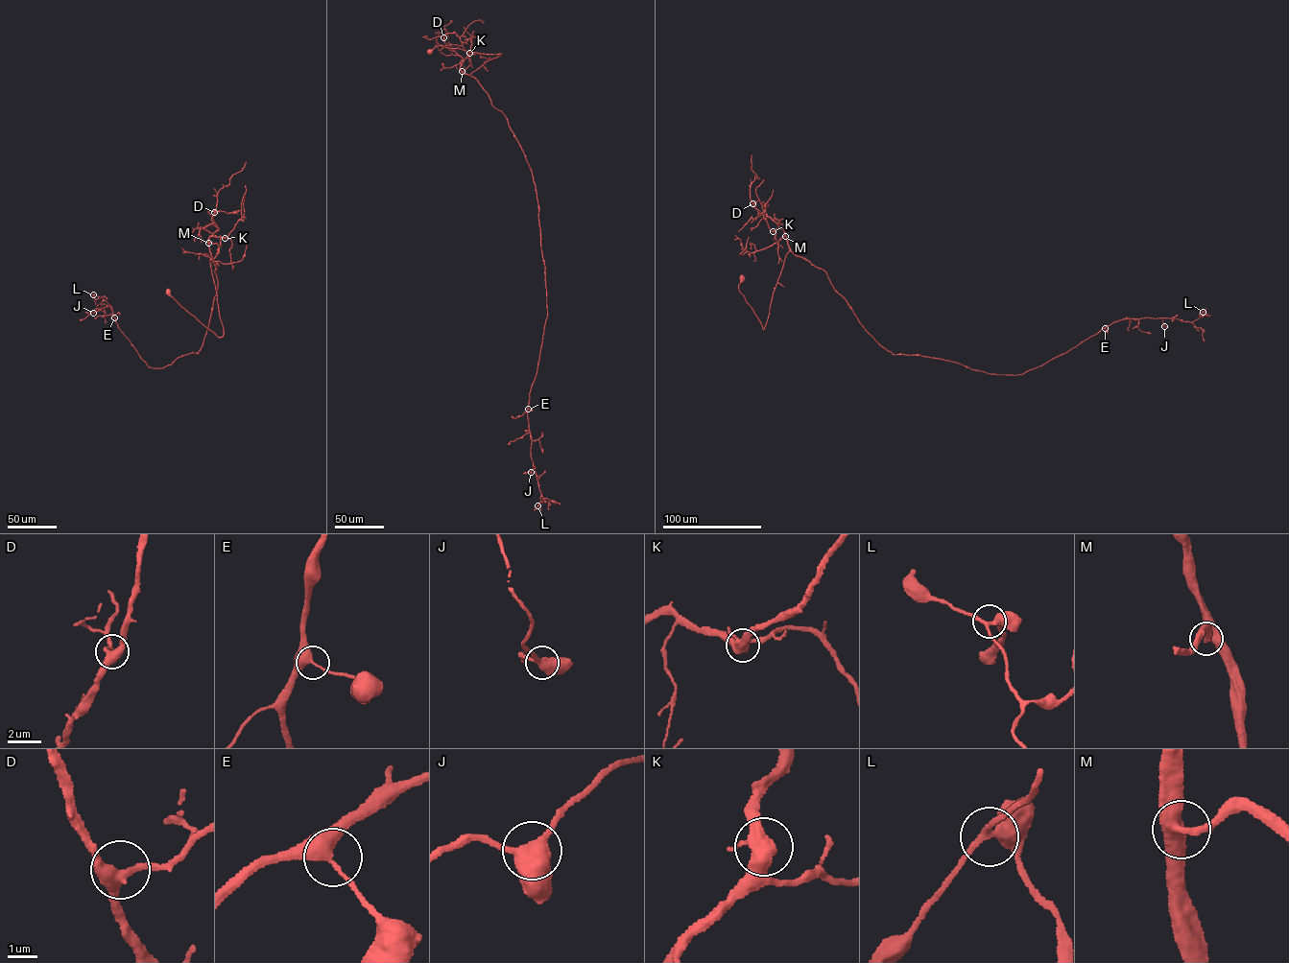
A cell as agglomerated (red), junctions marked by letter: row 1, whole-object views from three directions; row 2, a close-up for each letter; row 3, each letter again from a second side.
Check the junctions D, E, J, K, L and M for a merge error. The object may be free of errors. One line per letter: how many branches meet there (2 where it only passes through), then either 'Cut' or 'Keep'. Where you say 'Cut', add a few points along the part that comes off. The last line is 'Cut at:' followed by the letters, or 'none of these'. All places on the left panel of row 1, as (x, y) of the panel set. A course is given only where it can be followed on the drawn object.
D: Branches: 3. Keep
E: Branches: 3. Keep
J: Branches: 3. Keep
K: Branches: 3. Keep
L: Branches: 3. Keep
M: Branches: 3. Keep
Cut at: none of these

